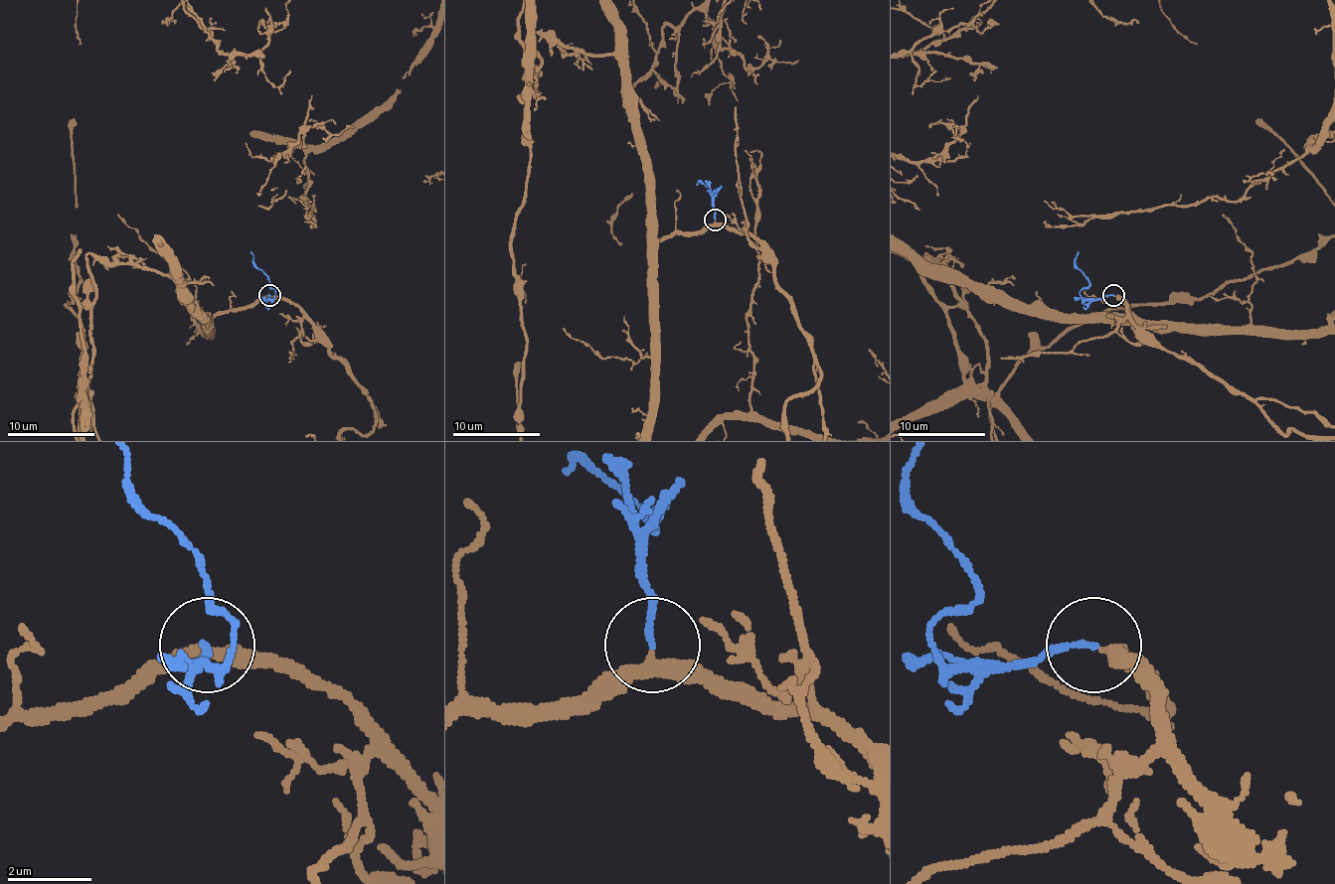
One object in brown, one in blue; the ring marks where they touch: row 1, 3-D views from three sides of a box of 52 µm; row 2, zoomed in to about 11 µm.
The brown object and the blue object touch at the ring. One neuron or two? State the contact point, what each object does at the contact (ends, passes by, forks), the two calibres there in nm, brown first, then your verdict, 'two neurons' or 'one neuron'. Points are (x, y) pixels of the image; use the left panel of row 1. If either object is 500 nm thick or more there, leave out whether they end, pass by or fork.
place (269, 295); brown passes by; blue ends; calibres 300 and 140 nm; one neuron

